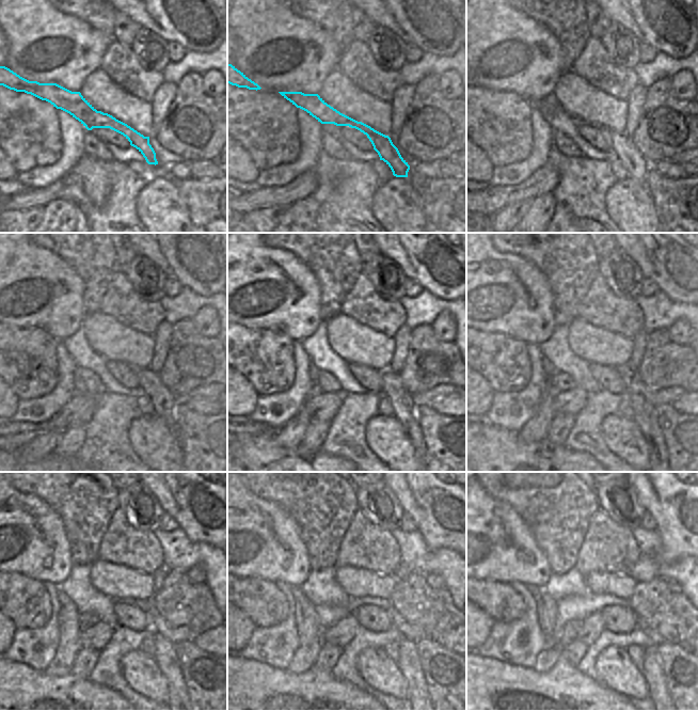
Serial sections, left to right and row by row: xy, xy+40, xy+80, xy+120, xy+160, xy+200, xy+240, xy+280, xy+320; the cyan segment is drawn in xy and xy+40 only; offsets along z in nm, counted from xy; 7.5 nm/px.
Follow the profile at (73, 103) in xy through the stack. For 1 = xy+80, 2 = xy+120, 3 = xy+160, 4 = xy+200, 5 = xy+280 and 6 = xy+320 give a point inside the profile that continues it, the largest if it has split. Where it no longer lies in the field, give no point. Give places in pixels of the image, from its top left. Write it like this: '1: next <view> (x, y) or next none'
1: next xy+80 (623, 146)
2: next xy+120 (164, 403)
3: next xy+160 (402, 403)
4: next xy+200 (645, 416)
5: next xy+280 (409, 663)
6: next xy+320 (652, 673)

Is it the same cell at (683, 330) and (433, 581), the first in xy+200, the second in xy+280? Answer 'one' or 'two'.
one

